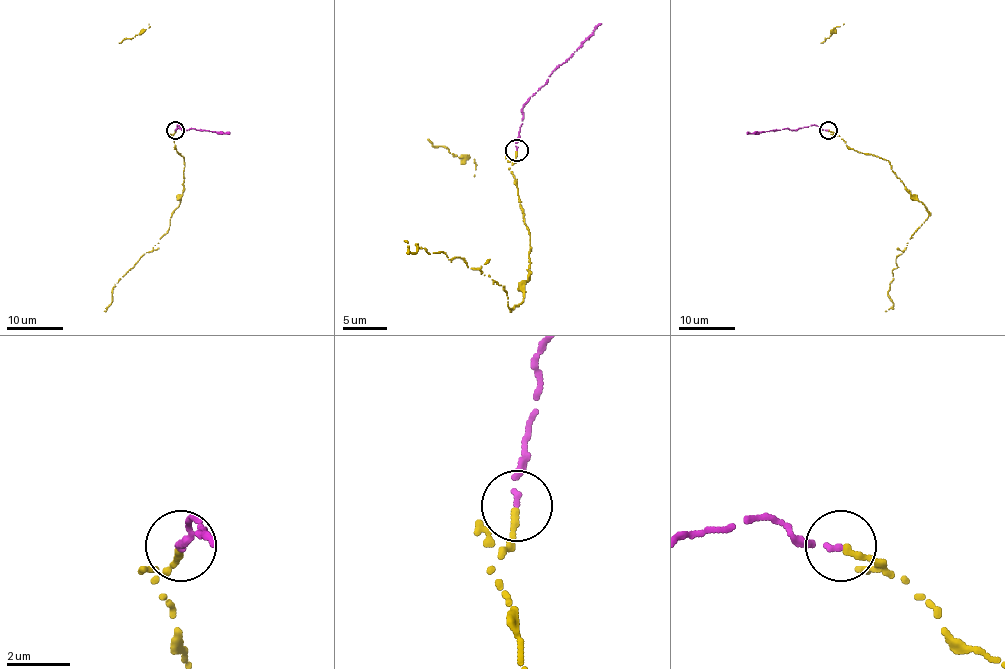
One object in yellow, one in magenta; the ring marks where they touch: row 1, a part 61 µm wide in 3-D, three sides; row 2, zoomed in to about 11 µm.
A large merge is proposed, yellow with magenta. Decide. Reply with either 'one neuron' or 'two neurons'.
one neuron

